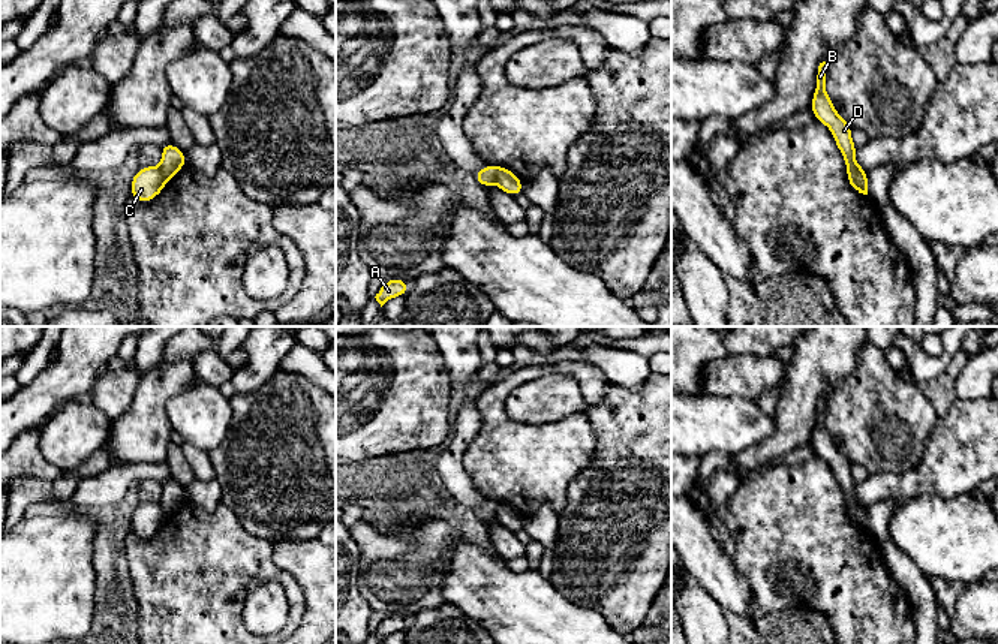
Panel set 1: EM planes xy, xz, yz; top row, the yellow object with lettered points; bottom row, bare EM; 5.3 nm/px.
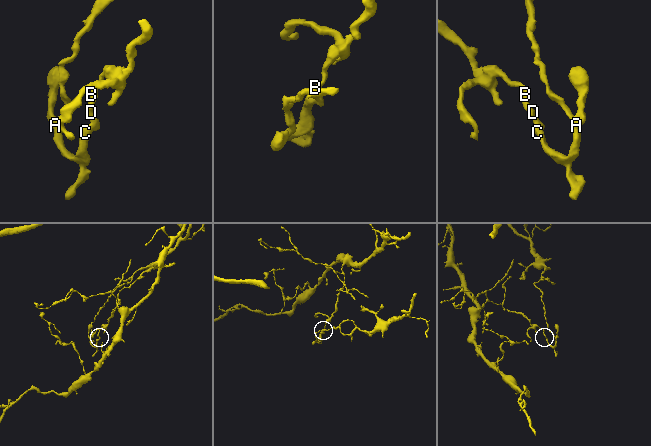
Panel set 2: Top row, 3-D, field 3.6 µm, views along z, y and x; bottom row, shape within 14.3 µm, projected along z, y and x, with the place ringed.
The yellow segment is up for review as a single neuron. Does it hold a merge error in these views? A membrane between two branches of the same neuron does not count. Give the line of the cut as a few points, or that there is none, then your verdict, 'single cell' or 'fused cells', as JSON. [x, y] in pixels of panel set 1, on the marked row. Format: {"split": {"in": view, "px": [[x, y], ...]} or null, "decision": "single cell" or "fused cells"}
{"split": {"in": "yz", "px": [[847, 166], [865, 174]]}, "decision": "fused cells"}

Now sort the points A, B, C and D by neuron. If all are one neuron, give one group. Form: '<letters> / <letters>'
A C / B D

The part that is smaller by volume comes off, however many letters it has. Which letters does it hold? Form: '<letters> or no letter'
A, C

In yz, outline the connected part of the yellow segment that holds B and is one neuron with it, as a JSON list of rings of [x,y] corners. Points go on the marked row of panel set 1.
[[[823,61],[818,66],[818,75],[817,75],[817,87],[812,96],[811,111],[815,115],[815,120],[826,124],[833,139],[844,156],[847,168],[856,169],[862,174],[868,174],[857,162],[856,162],[856,150],[851,139],[851,126],[838,114],[835,109],[827,91],[826,91],[826,72],[827,72],[827,63]]]

